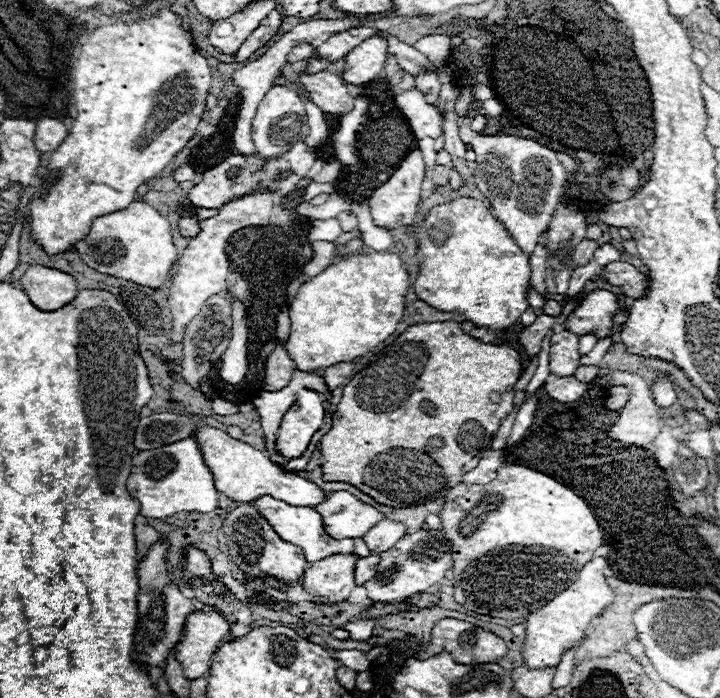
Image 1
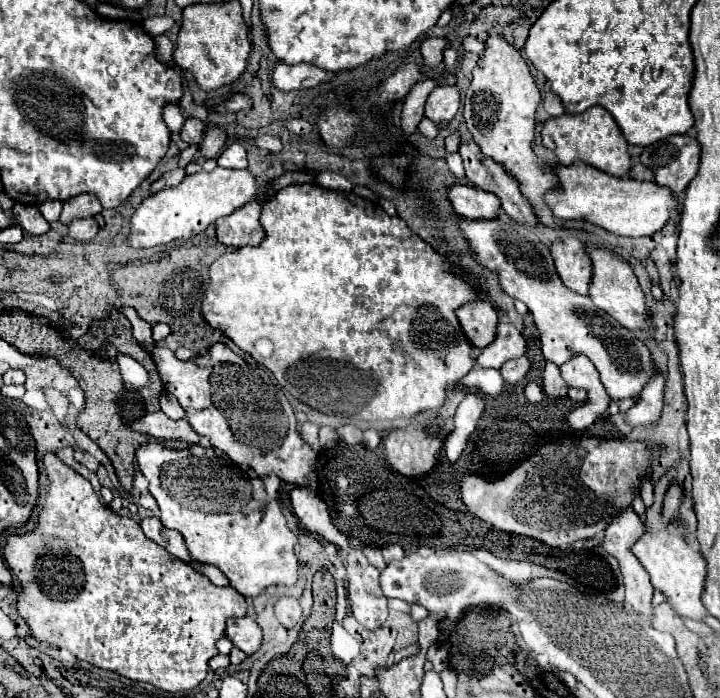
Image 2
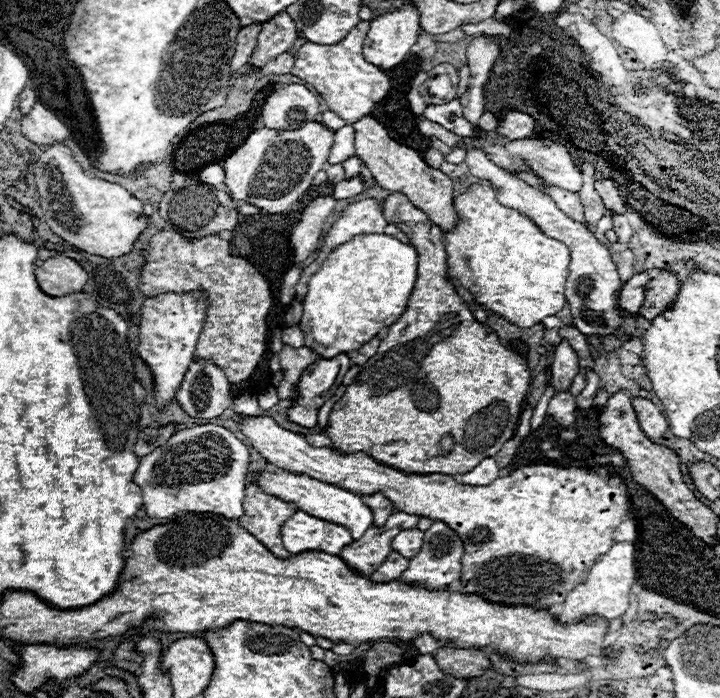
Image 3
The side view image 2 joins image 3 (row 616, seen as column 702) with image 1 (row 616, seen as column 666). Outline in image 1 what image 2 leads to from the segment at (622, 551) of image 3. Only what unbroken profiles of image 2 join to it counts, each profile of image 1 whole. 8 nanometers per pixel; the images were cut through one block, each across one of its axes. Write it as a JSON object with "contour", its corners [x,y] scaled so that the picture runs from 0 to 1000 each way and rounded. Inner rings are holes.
{"contour":[[[825,799],[819,802],[803,831],[783,845],[778,854],[764,860],[758,868],[747,871],[742,880],[736,880],[731,891],[731,914],[728,914],[728,946],[733,957],[756,957],[756,954],[772,954],[778,948],[781,934],[806,920],[814,911],[814,903],[822,897],[822,891],[836,883],[839,871],[853,862],[853,848],[842,837],[839,817],[844,814],[842,799]]]}

